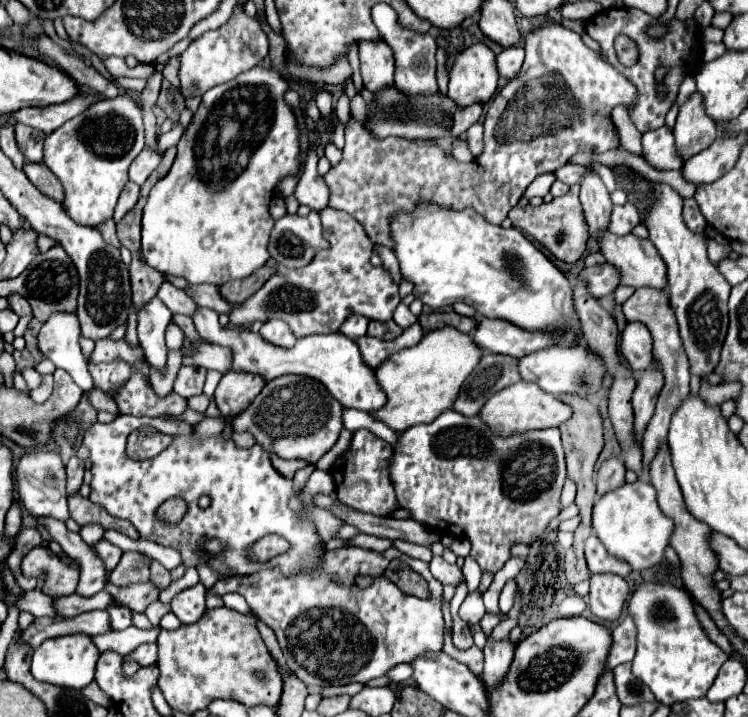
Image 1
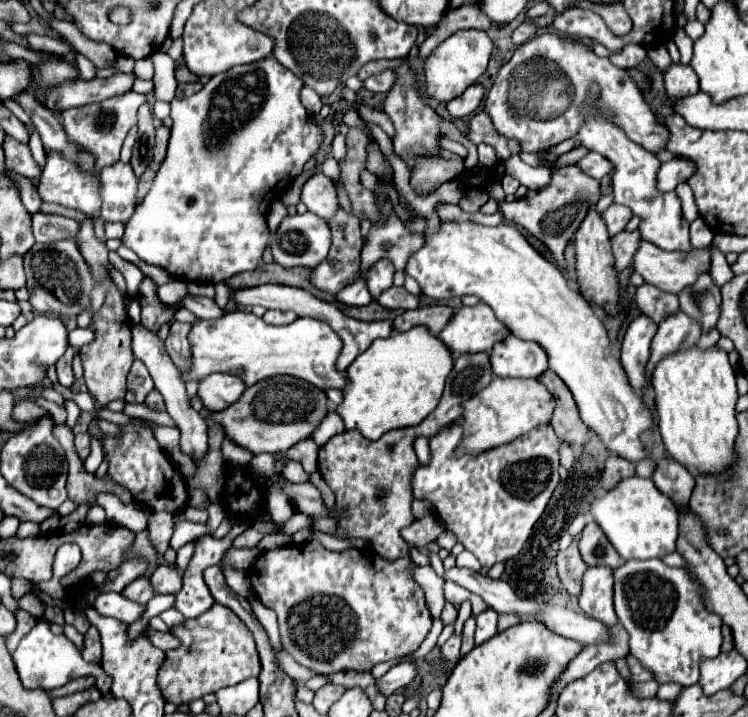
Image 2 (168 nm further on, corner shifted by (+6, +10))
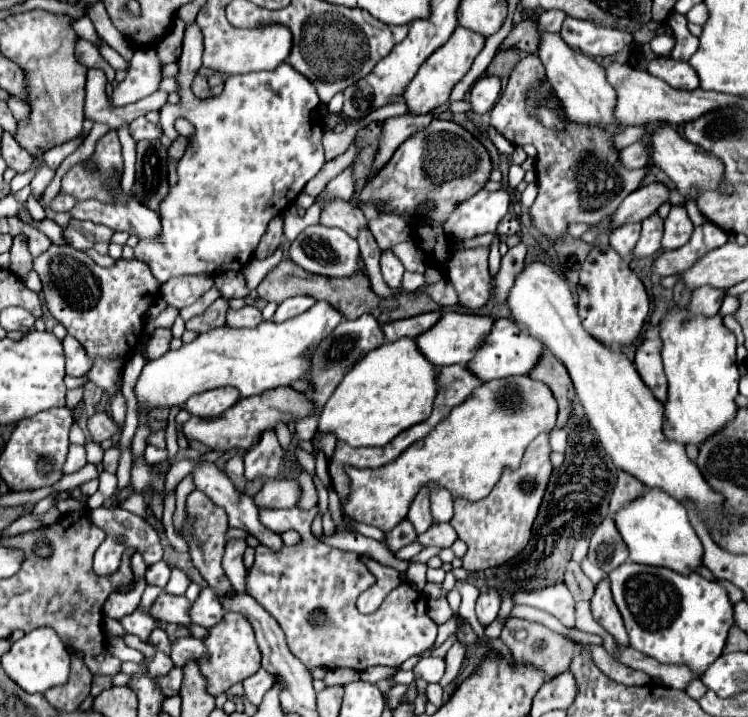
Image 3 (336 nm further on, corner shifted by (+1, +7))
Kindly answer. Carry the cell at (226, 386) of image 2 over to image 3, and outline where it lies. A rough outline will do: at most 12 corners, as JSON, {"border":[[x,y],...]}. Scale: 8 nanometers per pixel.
{"border":[[232,387],[192,395],[184,409],[220,417],[240,395]]}

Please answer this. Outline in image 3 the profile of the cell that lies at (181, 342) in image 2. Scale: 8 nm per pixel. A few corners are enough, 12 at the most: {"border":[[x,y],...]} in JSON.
{"border":[[220,297],[186,329],[204,333],[224,325],[228,301]]}

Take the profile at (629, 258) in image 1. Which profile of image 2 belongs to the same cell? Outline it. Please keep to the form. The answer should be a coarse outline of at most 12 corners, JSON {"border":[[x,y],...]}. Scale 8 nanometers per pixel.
{"border":[[645,240],[635,272],[679,294],[711,270],[711,248],[667,252]]}

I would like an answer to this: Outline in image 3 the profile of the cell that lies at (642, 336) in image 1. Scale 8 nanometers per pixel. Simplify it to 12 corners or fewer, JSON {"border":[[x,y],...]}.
{"border":[[660,337],[644,339],[634,365],[658,401],[666,401]]}

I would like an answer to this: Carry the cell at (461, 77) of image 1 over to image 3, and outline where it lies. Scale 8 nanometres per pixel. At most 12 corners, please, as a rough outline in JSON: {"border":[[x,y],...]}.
{"border":[[456,27],[404,91],[412,115],[444,105],[486,37]]}

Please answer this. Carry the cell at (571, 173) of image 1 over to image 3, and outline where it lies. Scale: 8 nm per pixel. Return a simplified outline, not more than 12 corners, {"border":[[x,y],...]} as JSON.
{"border":[[644,141],[622,149],[618,159],[626,169],[640,169],[648,163]]}

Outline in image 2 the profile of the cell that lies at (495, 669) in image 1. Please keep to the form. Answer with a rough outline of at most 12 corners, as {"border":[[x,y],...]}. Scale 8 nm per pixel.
{"border":[[487,608],[477,616],[475,644],[497,634],[497,612]]}

